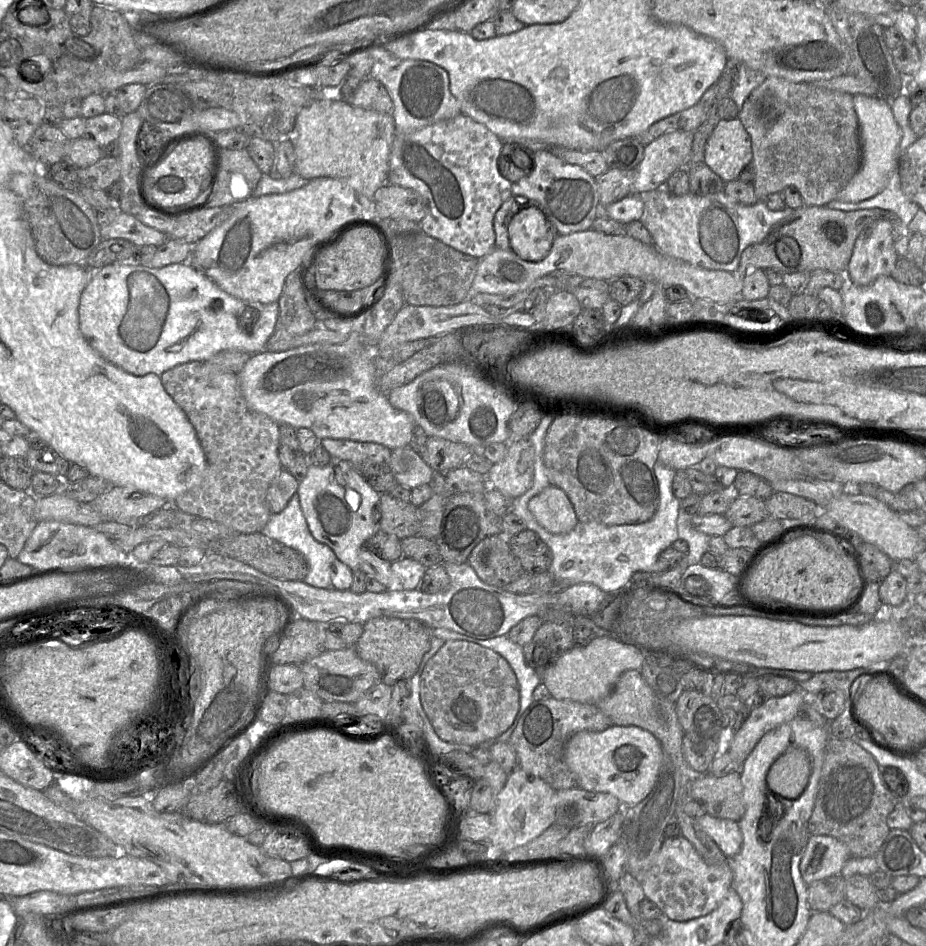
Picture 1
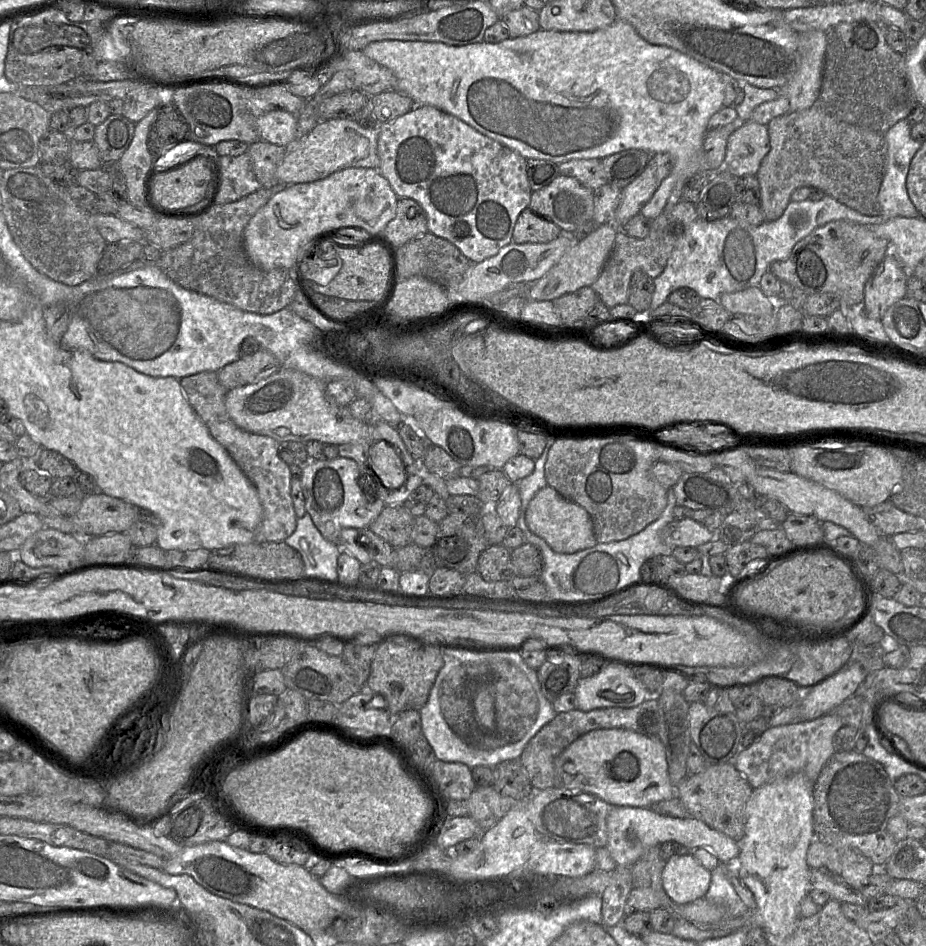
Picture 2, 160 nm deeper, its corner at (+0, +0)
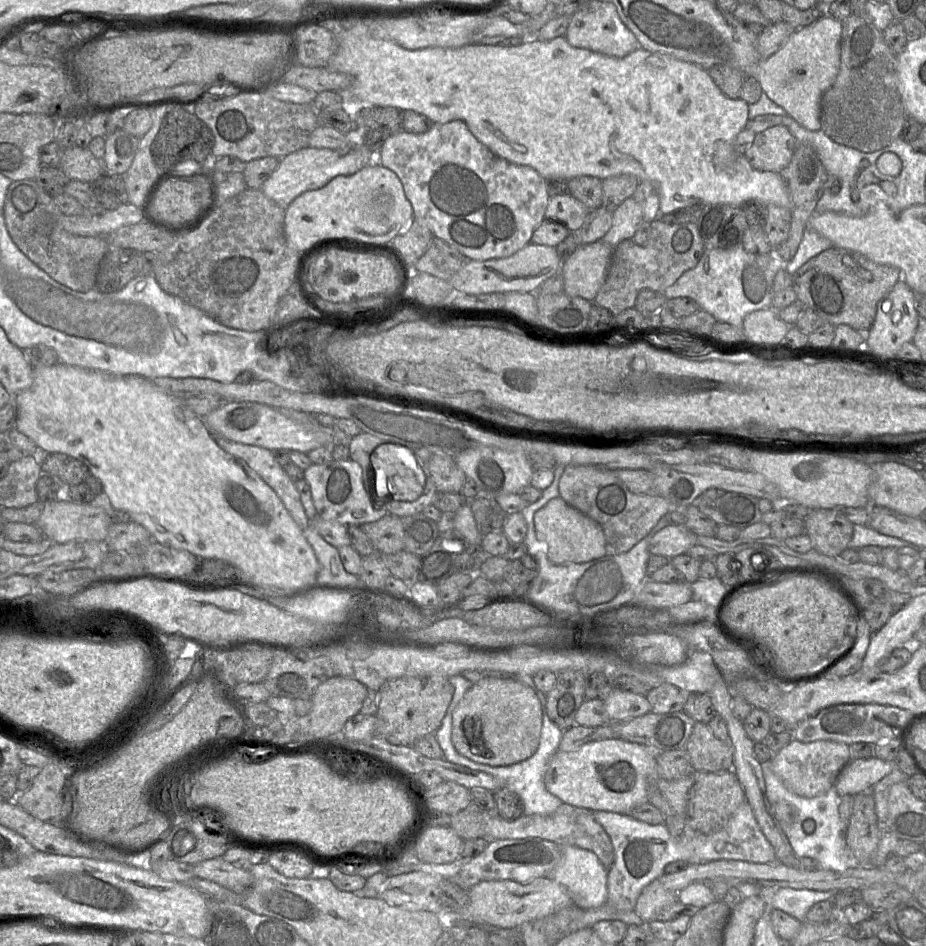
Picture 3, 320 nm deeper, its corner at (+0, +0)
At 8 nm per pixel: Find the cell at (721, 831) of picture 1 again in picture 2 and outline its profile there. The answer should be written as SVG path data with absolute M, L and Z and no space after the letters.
M612 806L606 823L607 849L618 867L632 867L648 849L665 842L678 843L689 851L704 848L711 852L720 864L734 864L740 853L740 844L737 841L692 816L679 819L661 816L651 808Z

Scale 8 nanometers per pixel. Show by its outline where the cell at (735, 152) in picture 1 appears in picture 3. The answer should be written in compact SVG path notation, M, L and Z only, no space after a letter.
M773 126L756 133L744 156L761 171L781 172L791 162L797 141L784 126Z

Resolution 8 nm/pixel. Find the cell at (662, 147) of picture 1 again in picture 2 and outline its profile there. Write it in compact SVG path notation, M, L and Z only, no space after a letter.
M651 155L643 173L622 190L614 224L622 228L631 218L640 214L658 186L654 155Z

